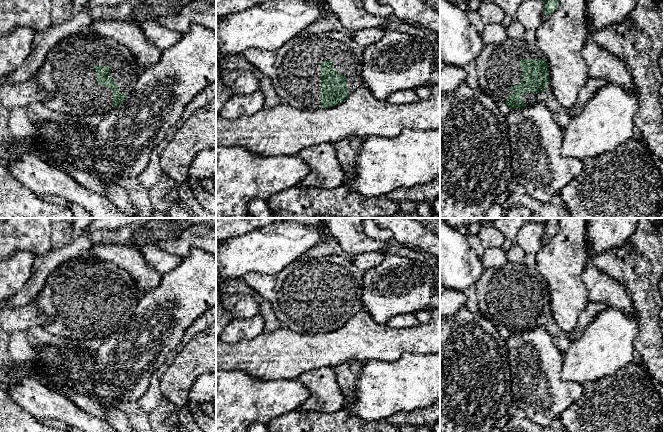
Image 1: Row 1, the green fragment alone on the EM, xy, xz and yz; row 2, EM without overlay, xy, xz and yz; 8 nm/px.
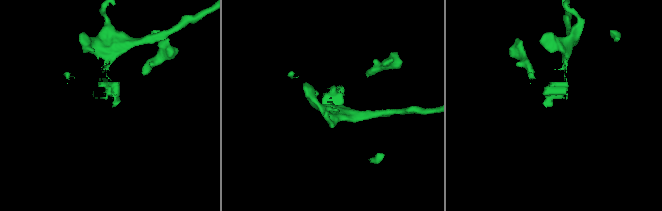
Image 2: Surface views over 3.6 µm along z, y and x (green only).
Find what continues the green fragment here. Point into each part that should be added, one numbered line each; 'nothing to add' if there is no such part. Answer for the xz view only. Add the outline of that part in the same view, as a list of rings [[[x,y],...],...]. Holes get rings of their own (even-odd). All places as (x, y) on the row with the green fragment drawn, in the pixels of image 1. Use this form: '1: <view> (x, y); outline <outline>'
1: xz (294, 69); outline [[[319,32],[306,36],[295,36],[276,50],[248,49],[242,56],[258,71],[265,74],[282,103],[299,110],[321,109],[321,64],[331,60],[338,75],[347,77],[349,95],[362,86],[363,53],[365,47],[343,32]]]

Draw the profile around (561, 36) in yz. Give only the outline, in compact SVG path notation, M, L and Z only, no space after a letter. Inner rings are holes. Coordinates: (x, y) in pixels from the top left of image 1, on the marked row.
M525 0L516 12L516 20L535 30L535 42L548 62L554 97L564 108L574 106L589 78L581 56L589 37L586 4L587 0L559 0L557 10L545 15L543 0Z

